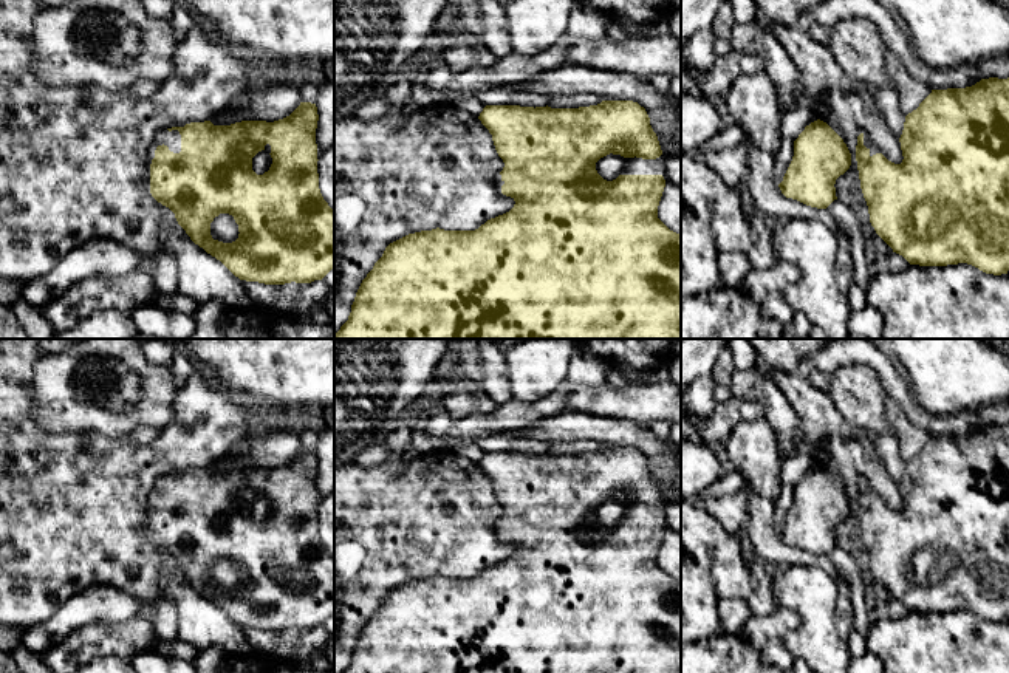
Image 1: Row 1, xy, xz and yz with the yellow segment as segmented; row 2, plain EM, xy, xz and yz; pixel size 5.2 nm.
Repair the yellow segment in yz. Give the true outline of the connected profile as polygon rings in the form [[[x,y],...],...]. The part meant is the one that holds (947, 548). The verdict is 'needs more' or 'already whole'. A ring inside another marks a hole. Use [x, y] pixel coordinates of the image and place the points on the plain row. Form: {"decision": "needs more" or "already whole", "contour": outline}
{"decision": "needs more", "contour": [[[1009,424],[981,425],[972,433],[932,436],[916,456],[905,463],[904,477],[899,484],[902,509],[888,507],[864,480],[857,483],[856,507],[860,526],[860,535],[868,552],[870,569],[876,580],[902,602],[910,611],[919,613],[947,613],[967,610],[986,620],[1001,622],[1009,617]]]}

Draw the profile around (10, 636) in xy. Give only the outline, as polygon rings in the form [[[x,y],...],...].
[[[0,625],[0,650],[11,653],[11,650],[20,642],[22,631],[23,630],[9,625]]]

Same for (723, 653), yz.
[[[721,631],[704,641],[681,647],[681,673],[783,673],[778,667],[766,664],[758,650],[738,634]]]

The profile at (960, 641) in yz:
[[[958,610],[947,613],[908,611],[896,620],[871,620],[867,650],[882,661],[884,673],[1009,673],[1009,620],[994,622]]]

